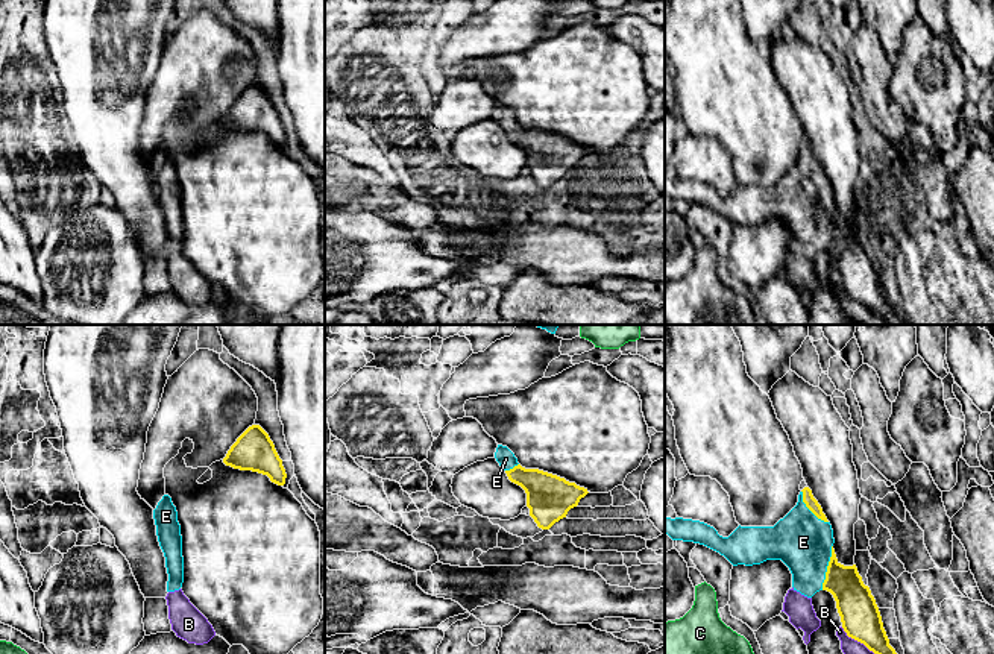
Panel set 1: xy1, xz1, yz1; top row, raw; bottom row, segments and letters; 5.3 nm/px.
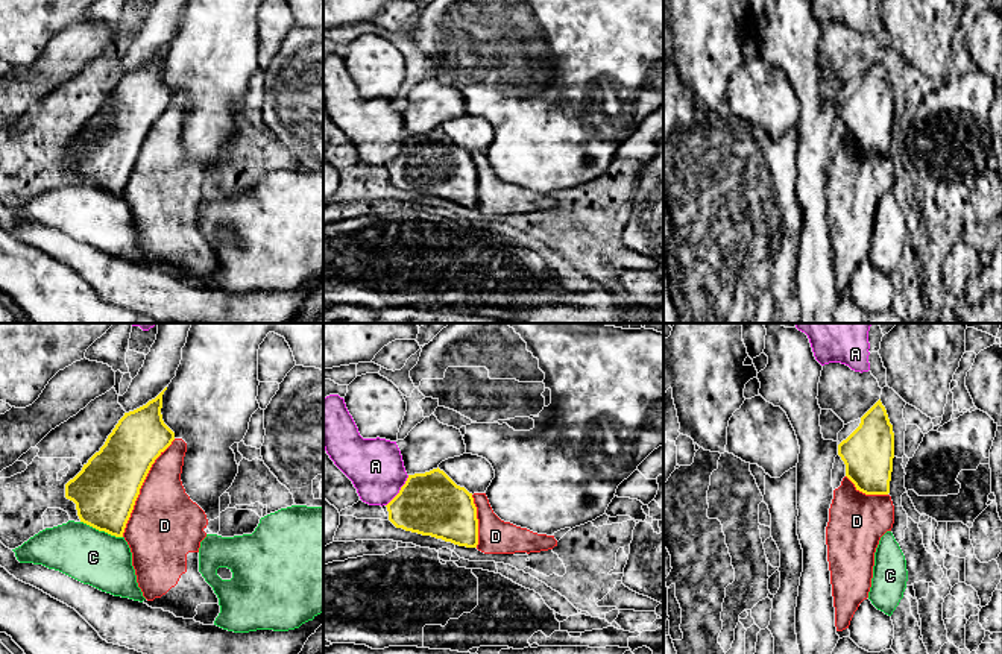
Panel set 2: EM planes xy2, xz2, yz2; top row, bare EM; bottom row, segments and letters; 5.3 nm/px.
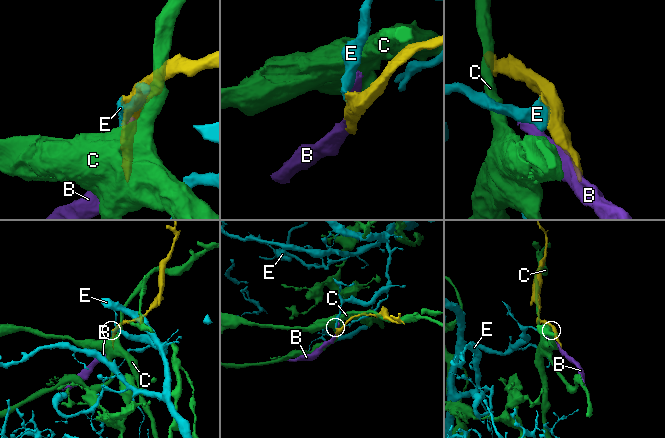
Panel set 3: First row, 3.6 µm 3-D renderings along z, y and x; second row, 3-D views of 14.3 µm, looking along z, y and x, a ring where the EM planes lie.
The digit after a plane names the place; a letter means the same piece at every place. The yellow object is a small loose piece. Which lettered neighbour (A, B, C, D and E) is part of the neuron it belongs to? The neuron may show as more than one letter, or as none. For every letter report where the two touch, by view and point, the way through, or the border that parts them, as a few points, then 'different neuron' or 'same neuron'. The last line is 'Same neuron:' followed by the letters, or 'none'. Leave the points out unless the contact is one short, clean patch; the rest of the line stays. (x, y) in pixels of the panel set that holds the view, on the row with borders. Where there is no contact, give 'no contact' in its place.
A: contact xz2 (400, 490); different neuron
B: contact yz1 (858, 641); different neuron
C: contact xy2 (102, 530); different neuron
D: contact xy2 (140, 487); different neuron
E: contact yz1 (827, 568); same neuron
Same neuron: E

